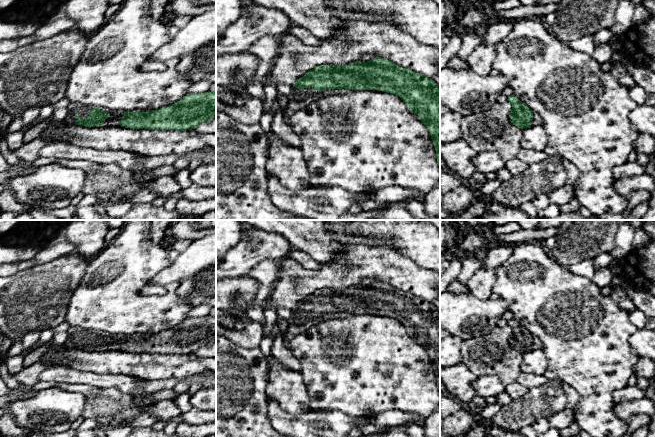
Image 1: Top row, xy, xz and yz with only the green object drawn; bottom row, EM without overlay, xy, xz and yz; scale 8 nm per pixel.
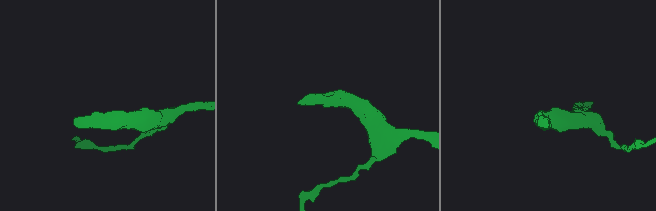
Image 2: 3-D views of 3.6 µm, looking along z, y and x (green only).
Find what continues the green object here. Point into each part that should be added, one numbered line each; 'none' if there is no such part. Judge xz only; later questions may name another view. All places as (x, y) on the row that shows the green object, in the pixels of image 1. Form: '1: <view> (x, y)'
1: xz (297, 98)

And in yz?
1: yz (537, 120)

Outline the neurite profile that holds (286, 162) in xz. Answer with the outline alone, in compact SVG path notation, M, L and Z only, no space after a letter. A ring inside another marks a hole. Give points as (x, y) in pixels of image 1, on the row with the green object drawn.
M274 132L265 133L265 135L270 141L270 155L266 163L267 172L276 176L284 187L292 191L310 189L312 179L301 149L292 146Z

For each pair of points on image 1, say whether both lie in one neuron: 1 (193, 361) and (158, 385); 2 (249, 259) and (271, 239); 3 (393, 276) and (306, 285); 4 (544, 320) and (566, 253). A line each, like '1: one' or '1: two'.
1: two
2: one
3: one
4: two

